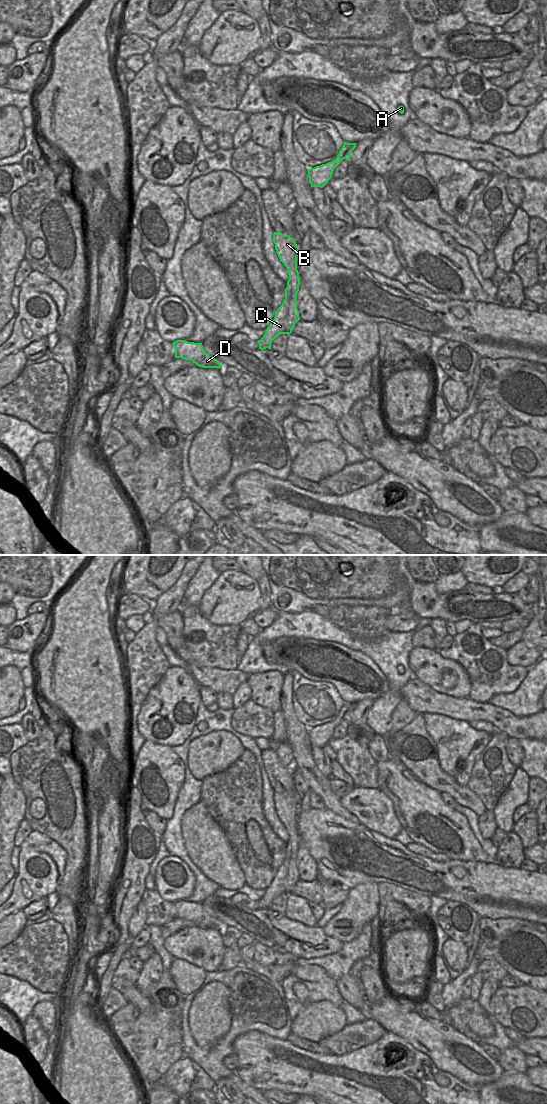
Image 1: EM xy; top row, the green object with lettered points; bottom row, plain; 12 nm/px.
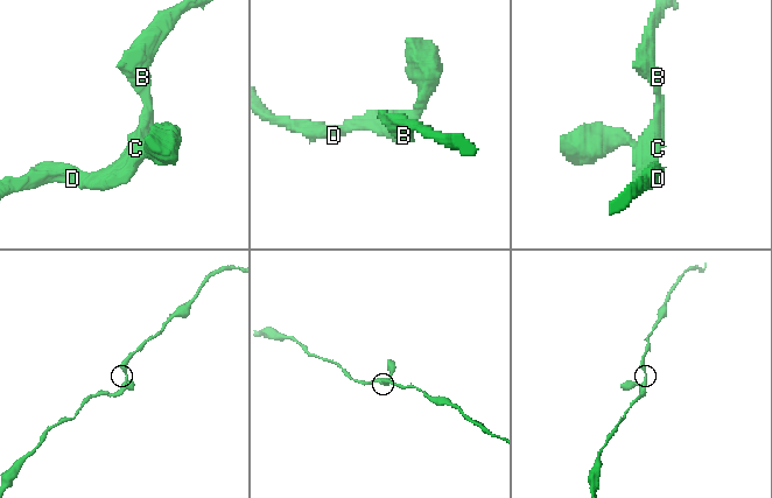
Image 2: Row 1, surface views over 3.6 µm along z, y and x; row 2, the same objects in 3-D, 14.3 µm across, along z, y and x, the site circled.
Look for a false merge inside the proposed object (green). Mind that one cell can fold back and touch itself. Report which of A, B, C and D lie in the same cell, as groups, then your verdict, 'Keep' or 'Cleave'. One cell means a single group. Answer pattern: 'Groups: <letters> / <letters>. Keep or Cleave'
Groups: A B C D. Keep.

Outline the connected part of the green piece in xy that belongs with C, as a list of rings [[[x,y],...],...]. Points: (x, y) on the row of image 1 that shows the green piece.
[[[280,232],[273,233],[273,242],[280,261],[287,269],[289,279],[282,305],[275,312],[275,317],[265,330],[264,336],[257,341],[261,350],[271,349],[272,341],[279,335],[291,334],[295,324],[300,320],[296,301],[300,285],[297,270],[299,247],[292,237]]]

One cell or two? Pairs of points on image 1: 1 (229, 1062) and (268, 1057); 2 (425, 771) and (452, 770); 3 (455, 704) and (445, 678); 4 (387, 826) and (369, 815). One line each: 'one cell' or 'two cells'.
1: two cells
2: two cells
3: two cells
4: one cell

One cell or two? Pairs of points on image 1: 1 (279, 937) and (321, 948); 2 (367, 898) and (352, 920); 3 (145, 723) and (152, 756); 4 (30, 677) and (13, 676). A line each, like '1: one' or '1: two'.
1: one
2: one
3: two
4: two

